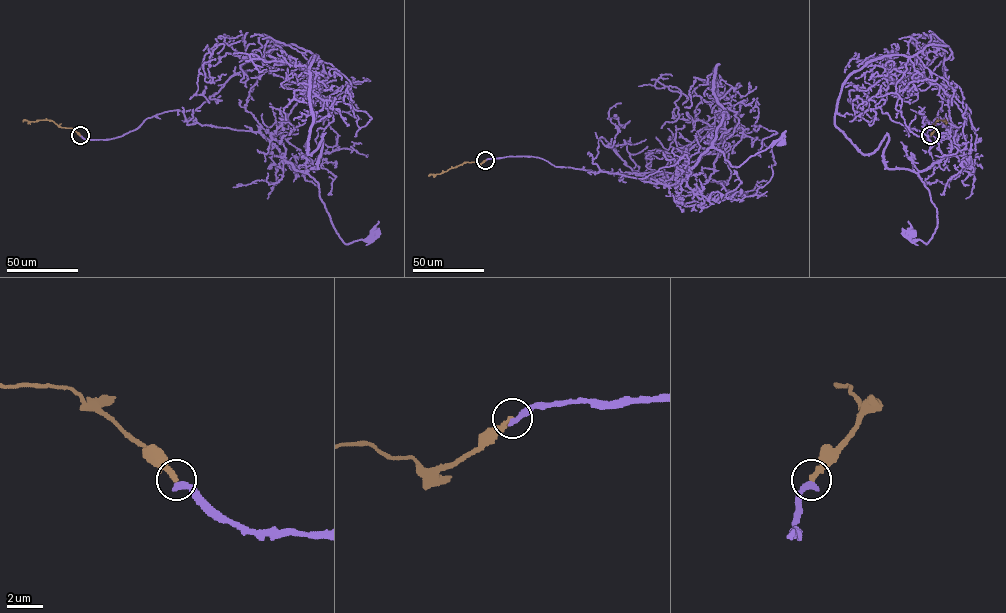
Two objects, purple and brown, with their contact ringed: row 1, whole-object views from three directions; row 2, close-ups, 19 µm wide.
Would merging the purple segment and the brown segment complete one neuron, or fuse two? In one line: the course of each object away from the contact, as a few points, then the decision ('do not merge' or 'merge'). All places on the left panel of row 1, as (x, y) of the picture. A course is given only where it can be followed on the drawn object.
purple runs (80, 135), (195, 110), (294, 44), (317, 55), (307, 172), (346, 244), (374, 233); brown runs (80, 135), (51, 120), (23, 121); do not merge

